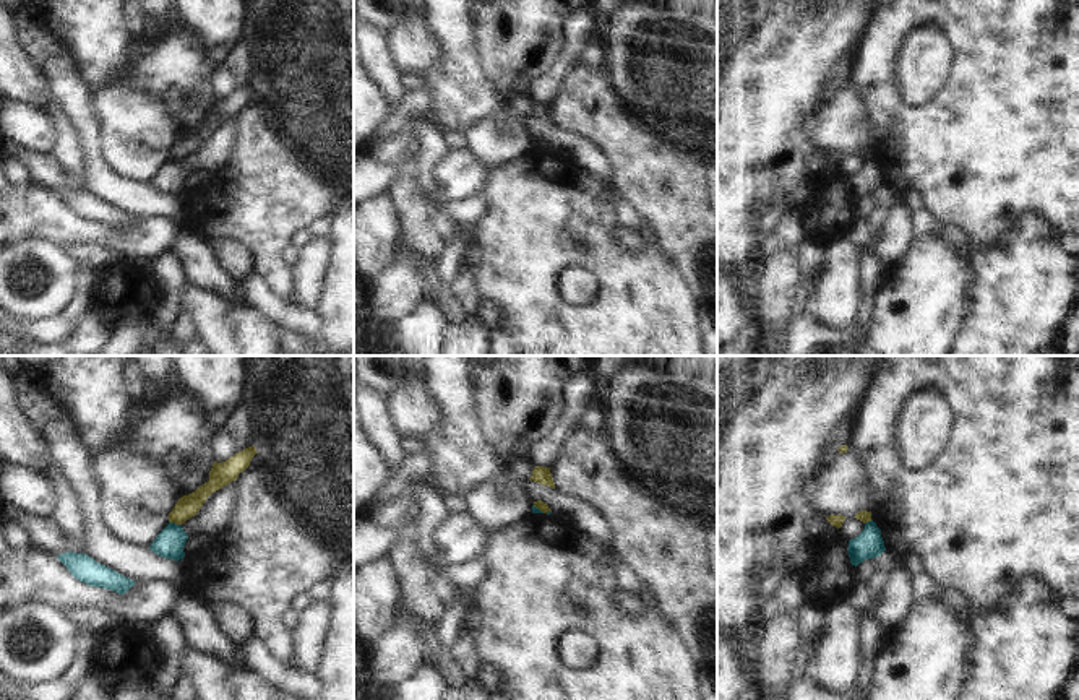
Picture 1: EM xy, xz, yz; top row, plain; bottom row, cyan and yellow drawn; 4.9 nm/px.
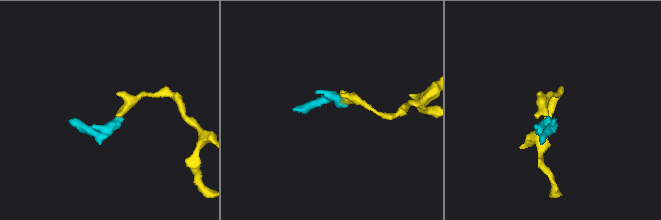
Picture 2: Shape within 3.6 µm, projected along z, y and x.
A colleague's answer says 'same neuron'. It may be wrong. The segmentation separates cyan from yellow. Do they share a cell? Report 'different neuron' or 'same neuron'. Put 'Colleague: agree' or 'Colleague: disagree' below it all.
different neuron
Colleague: disagree

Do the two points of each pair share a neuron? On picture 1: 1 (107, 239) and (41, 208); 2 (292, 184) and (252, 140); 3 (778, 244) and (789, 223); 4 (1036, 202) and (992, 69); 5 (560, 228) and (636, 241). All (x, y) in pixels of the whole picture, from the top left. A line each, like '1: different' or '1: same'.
1: same
2: same
3: same
4: same
5: same

